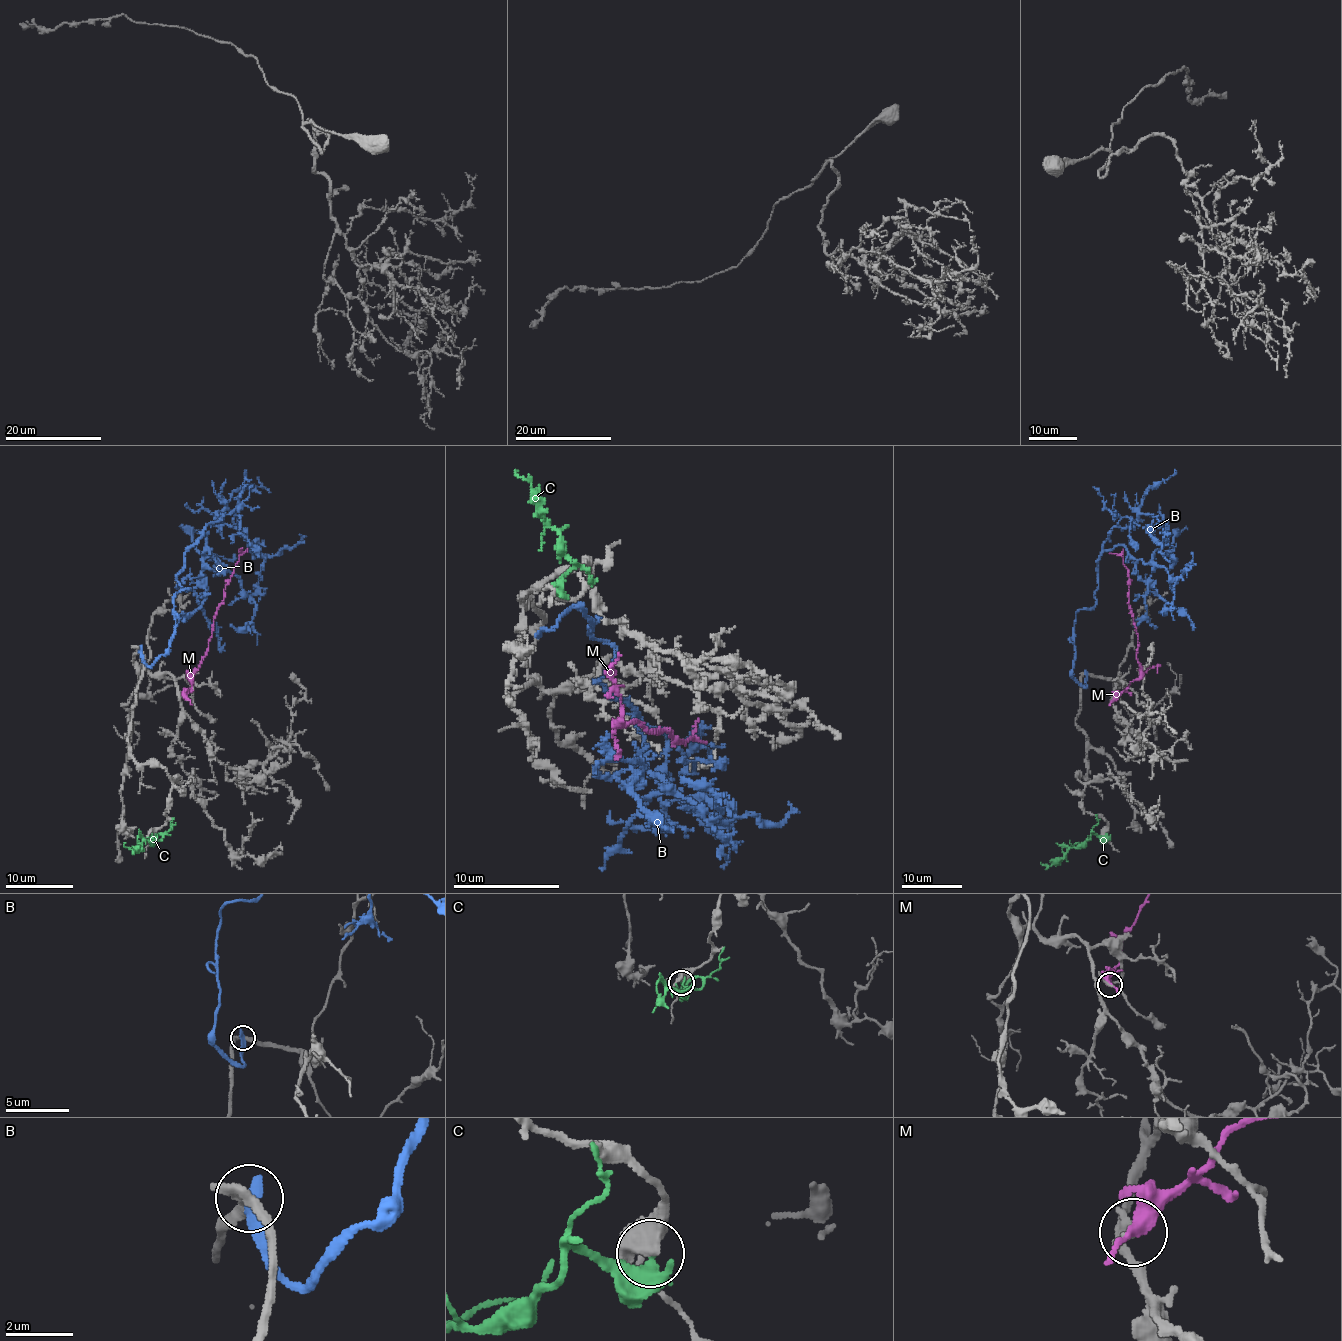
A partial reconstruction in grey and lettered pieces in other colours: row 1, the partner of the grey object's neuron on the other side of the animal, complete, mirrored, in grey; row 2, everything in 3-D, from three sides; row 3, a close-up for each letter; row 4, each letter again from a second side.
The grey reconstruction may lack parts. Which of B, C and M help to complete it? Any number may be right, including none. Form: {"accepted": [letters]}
{"accepted": []}

